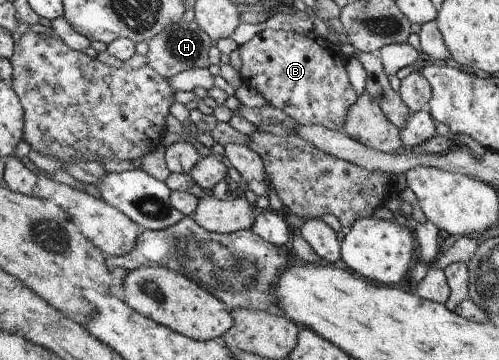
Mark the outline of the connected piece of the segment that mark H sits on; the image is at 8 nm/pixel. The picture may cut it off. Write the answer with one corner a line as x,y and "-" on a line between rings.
180,20
148,41
149,52
146,58
161,76
169,78
186,69
208,68
211,64
209,49
212,45
215,45
212,38
206,35
206,32
202,31
194,20
191,22

